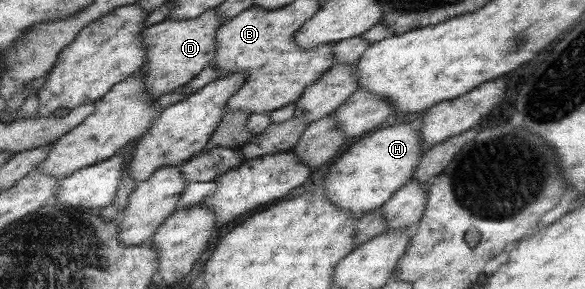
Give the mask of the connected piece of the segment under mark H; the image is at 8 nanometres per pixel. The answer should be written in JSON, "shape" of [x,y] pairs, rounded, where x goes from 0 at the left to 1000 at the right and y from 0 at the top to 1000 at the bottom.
{"shape":[[[675,426],[668,436],[655,439],[639,457],[631,474],[607,491],[574,564],[566,578],[562,602],[552,626],[552,675],[583,723],[593,723],[600,737],[610,737],[614,747],[638,734],[662,702],[674,668],[704,623],[709,585],[715,581],[716,554],[726,516],[720,488],[720,460],[703,439],[703,426]]]}

